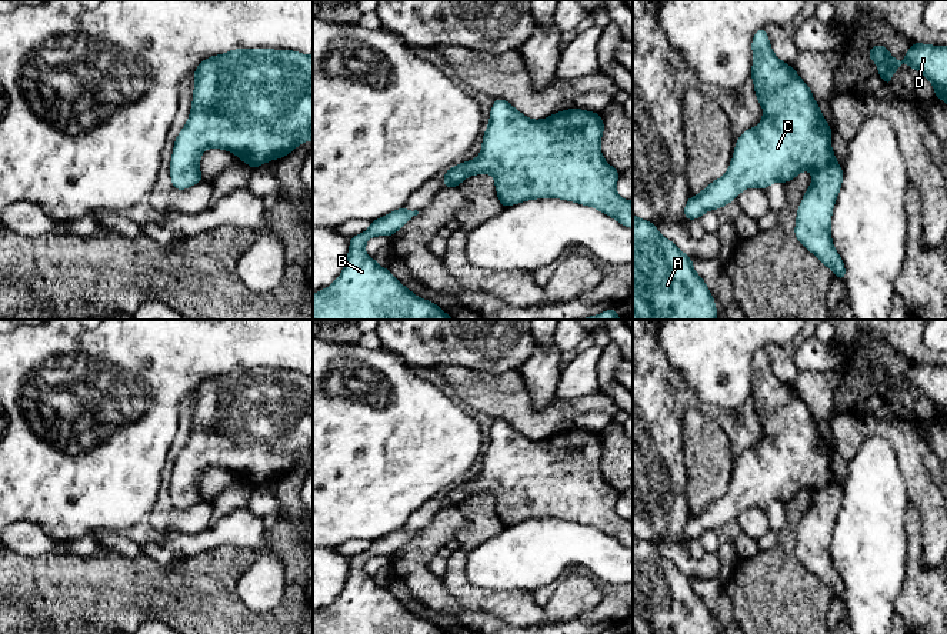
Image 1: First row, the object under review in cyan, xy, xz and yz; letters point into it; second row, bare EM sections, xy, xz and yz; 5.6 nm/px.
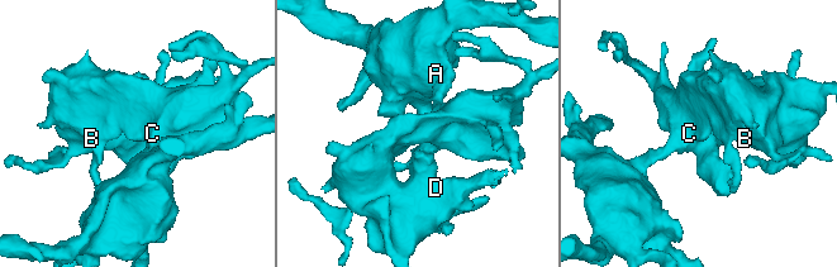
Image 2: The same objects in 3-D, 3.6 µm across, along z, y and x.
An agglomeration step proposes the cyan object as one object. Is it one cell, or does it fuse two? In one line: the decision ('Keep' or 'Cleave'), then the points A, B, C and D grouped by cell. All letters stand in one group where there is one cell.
Keep. Groups: A B C D

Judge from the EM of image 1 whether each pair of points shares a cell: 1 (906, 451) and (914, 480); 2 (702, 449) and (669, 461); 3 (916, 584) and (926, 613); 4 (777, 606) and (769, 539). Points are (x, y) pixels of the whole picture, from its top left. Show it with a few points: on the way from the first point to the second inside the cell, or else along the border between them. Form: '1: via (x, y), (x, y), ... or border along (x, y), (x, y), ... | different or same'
1: via (912, 459), (914, 473) | same
2: border along (682, 421), (682, 464), (686, 474), (686, 489) | different
3: via (923, 591), (926, 594), (926, 606) | same
4: border along (777, 533), (777, 541), (760, 550) | different

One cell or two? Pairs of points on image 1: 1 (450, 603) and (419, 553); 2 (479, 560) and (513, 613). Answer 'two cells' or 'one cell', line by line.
1: one cell
2: two cells

